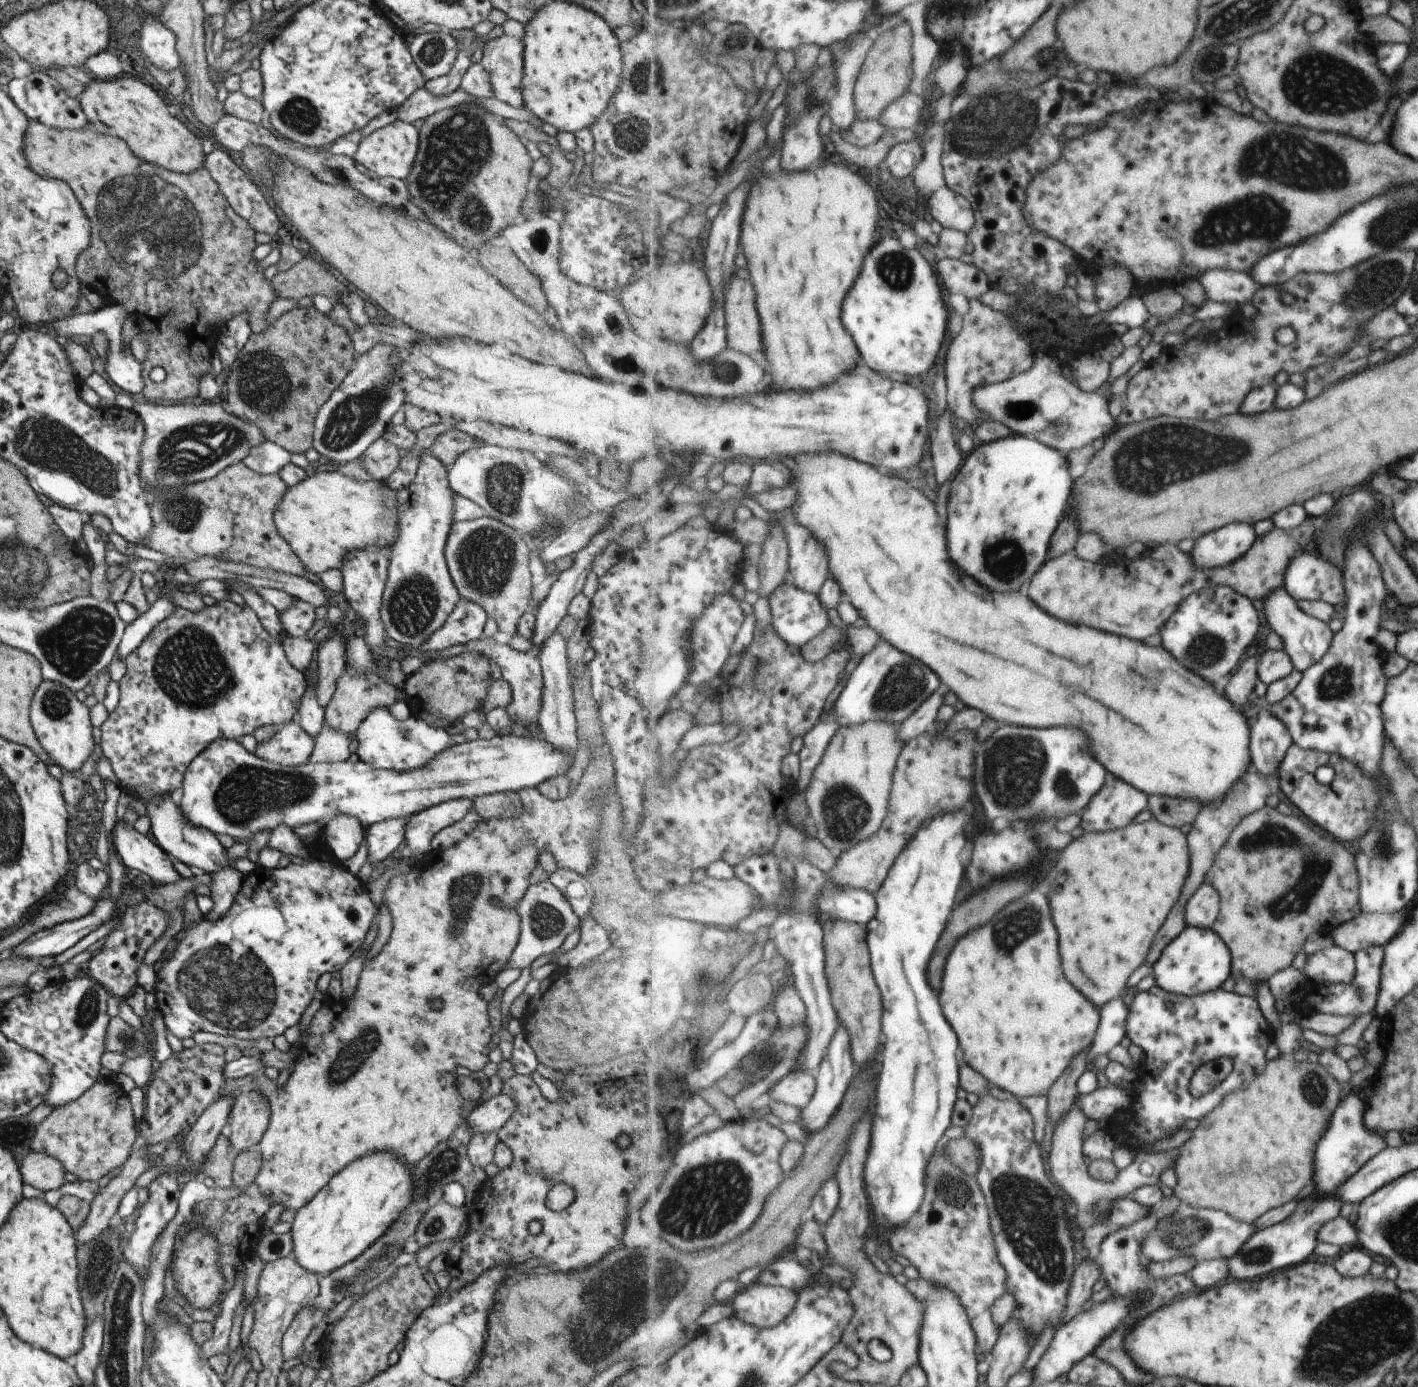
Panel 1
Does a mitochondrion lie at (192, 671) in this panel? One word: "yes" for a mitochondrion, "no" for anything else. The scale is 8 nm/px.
yes

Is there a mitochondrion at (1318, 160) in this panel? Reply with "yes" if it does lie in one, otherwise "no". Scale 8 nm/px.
yes

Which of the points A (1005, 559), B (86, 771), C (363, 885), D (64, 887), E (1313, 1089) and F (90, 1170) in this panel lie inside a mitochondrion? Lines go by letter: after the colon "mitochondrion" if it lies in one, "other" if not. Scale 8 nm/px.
A: mitochondrion
B: other
C: other
D: other
E: mitochondrion
F: other

